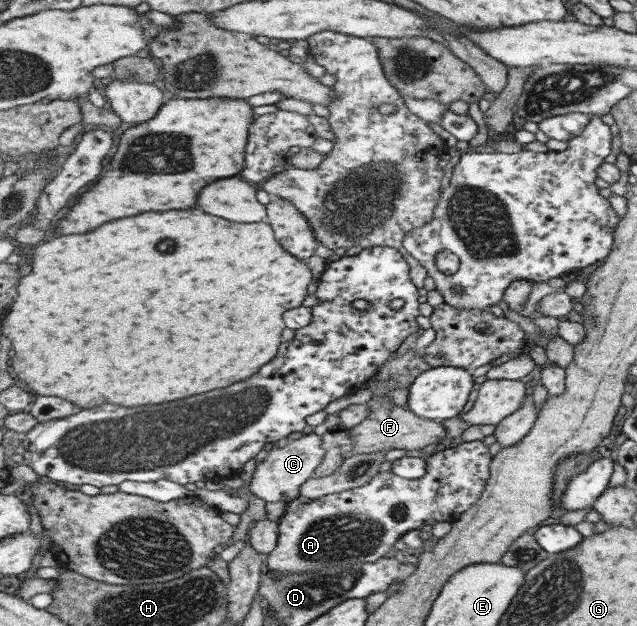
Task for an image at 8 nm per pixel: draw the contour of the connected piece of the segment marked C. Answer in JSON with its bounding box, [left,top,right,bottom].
[250,431,326,503]

